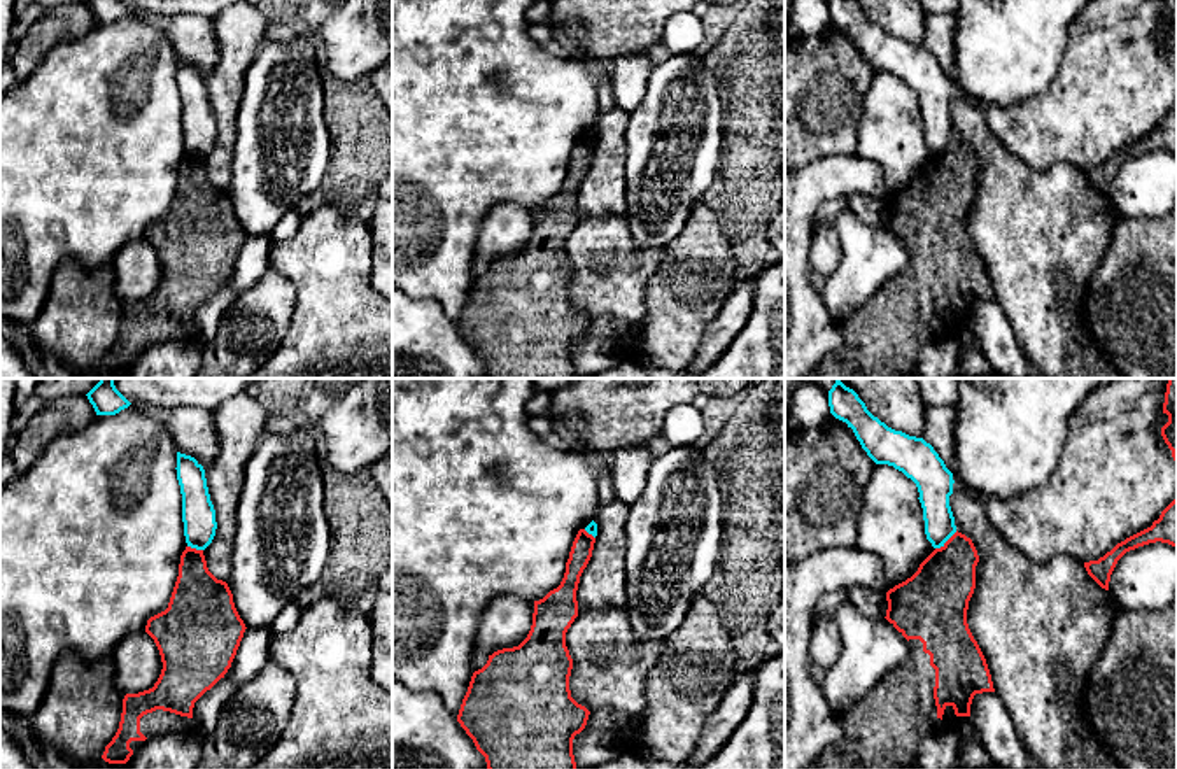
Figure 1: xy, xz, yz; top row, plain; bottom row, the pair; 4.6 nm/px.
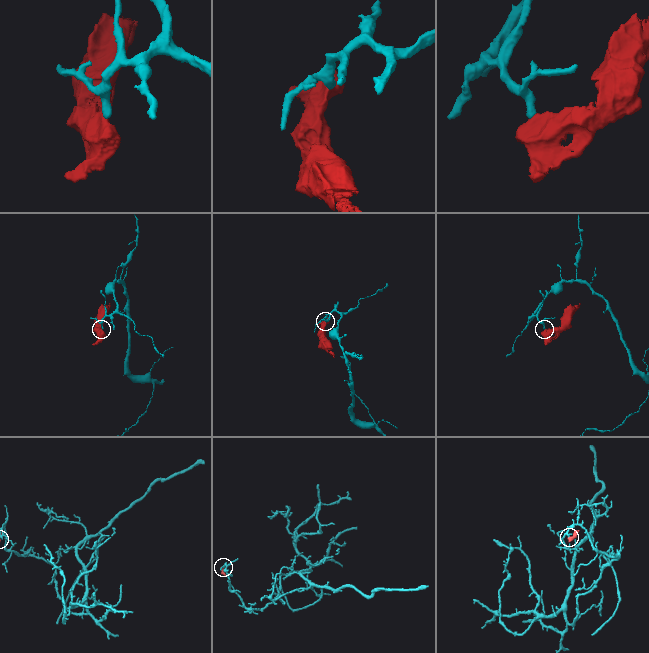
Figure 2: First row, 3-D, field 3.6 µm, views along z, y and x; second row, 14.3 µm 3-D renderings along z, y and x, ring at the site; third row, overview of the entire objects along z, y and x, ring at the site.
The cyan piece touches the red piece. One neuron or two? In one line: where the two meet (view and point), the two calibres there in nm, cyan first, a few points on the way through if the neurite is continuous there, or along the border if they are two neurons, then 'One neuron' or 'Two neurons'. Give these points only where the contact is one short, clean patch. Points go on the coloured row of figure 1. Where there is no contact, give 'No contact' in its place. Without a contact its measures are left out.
Touches cyan at yz (946, 540). Thickness 150 nm (cyan) against 280 nm. Boundary: yz (957, 531), (936, 549). Two neurons

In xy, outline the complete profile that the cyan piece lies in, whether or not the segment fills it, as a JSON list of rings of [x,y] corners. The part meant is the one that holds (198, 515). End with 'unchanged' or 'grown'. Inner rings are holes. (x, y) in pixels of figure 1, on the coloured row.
[[[177,452],[177,480],[182,494],[182,522],[186,543],[205,550],[217,529],[215,510],[210,501],[205,469],[191,455]]] | unchanged

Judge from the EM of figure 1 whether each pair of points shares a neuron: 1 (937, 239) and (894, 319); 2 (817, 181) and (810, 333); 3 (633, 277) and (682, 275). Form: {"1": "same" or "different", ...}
{"1": "same", "2": "same", "3": "different"}

